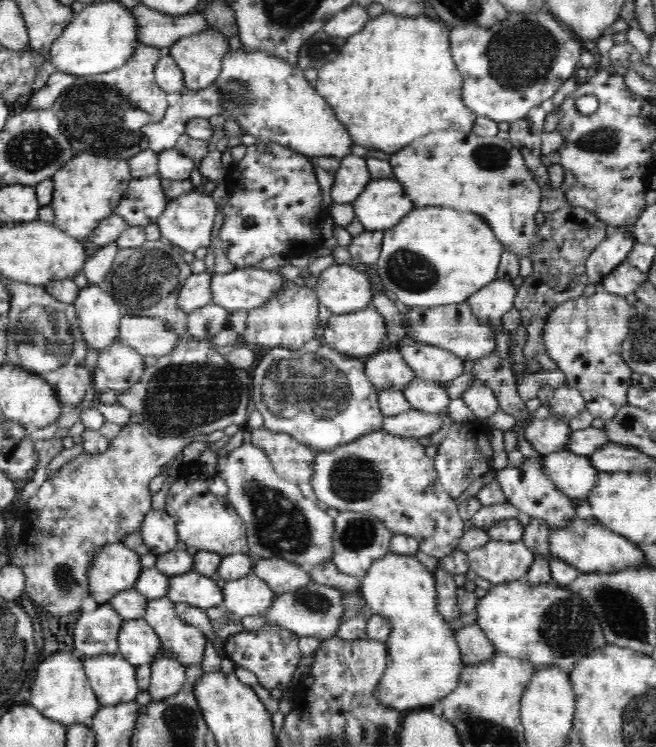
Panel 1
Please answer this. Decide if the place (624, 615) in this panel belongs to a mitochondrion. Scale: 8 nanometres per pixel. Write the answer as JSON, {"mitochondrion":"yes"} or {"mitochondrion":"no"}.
{"mitochondrion":"yes"}

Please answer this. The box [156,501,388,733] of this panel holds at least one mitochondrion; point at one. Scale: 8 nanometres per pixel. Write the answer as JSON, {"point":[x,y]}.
{"point":[357,534]}

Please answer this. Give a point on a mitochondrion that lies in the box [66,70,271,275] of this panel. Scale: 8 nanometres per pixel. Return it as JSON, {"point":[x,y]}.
{"point":[240,99]}

